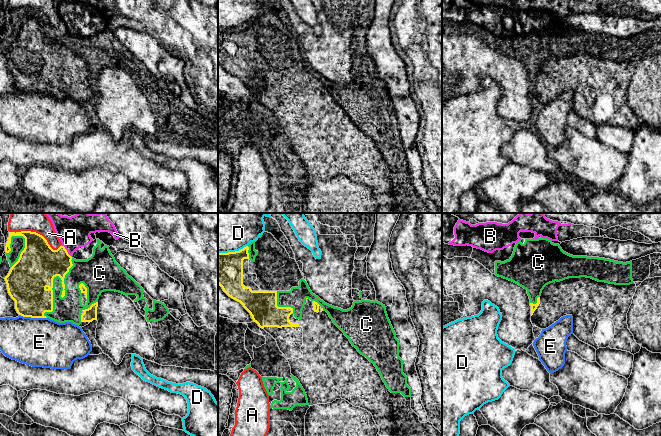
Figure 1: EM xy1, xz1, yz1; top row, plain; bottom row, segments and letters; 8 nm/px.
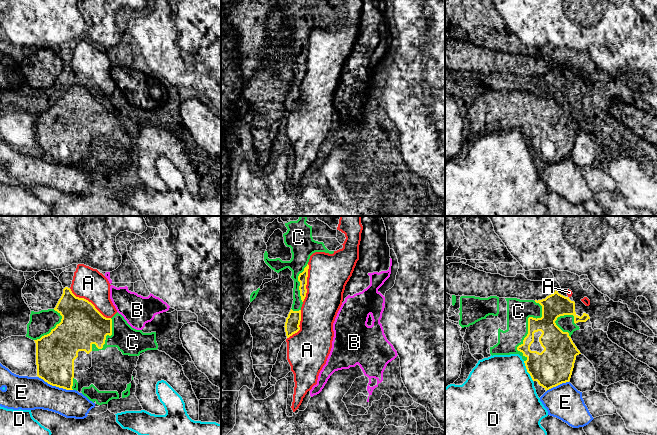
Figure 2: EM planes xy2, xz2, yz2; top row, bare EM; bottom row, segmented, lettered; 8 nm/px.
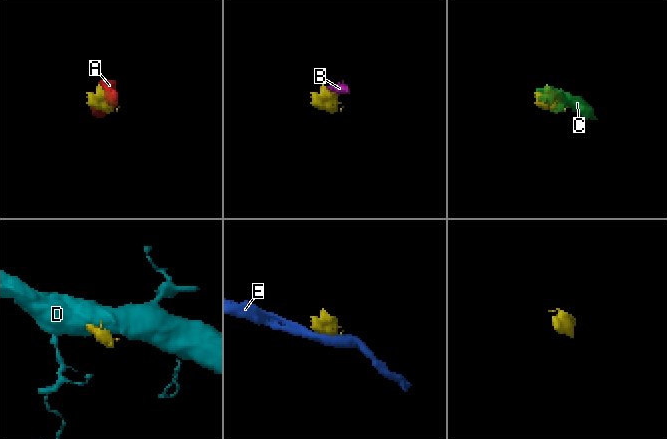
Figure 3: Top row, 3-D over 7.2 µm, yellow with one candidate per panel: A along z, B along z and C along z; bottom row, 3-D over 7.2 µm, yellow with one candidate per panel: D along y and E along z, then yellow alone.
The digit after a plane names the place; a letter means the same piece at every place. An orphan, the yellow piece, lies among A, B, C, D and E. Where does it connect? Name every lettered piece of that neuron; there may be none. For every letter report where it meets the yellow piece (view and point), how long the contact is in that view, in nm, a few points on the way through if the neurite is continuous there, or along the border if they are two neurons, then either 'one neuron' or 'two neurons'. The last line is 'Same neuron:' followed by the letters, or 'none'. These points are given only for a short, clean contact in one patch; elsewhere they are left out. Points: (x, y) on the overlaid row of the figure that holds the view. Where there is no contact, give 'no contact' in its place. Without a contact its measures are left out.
A: xy1 (35, 232) | 440 nm | two neurons
B: xy1 (66, 251) | 120 nm | along xy1 (62, 245), (70, 256) | two neurons
C: xy1 (52, 285) | 500 nm | two neurons
D: yz2 (527, 371) | 180 nm | two neurons
E: xy2 (55, 385) | 300 nm | two neurons
Same neuron: none

